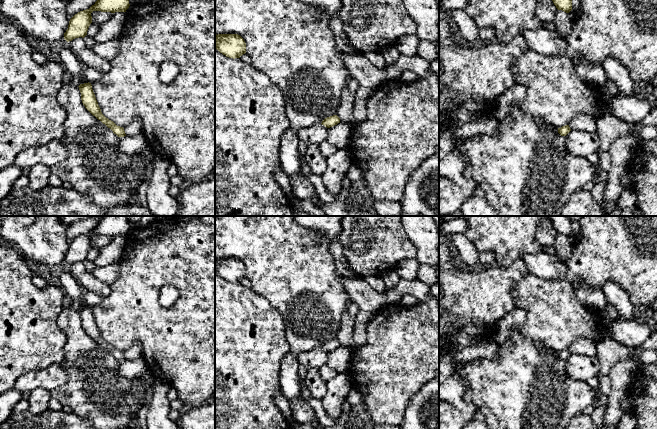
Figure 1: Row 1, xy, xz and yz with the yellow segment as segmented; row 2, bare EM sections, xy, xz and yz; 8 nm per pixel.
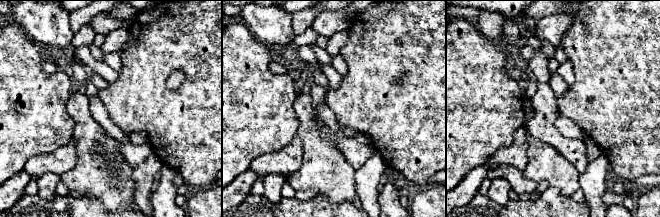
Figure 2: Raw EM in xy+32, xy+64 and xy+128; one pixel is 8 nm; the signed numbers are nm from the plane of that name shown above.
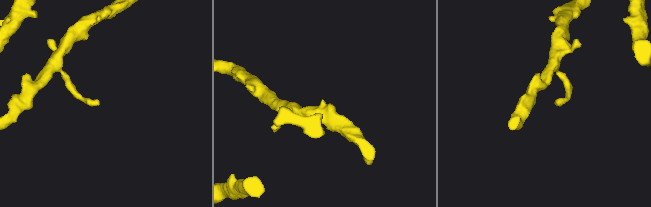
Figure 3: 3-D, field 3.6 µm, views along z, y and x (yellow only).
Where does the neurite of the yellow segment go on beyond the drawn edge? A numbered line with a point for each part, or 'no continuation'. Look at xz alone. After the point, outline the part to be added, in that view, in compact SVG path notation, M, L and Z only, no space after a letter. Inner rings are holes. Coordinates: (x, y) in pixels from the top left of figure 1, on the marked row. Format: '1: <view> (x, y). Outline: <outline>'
no continuation

